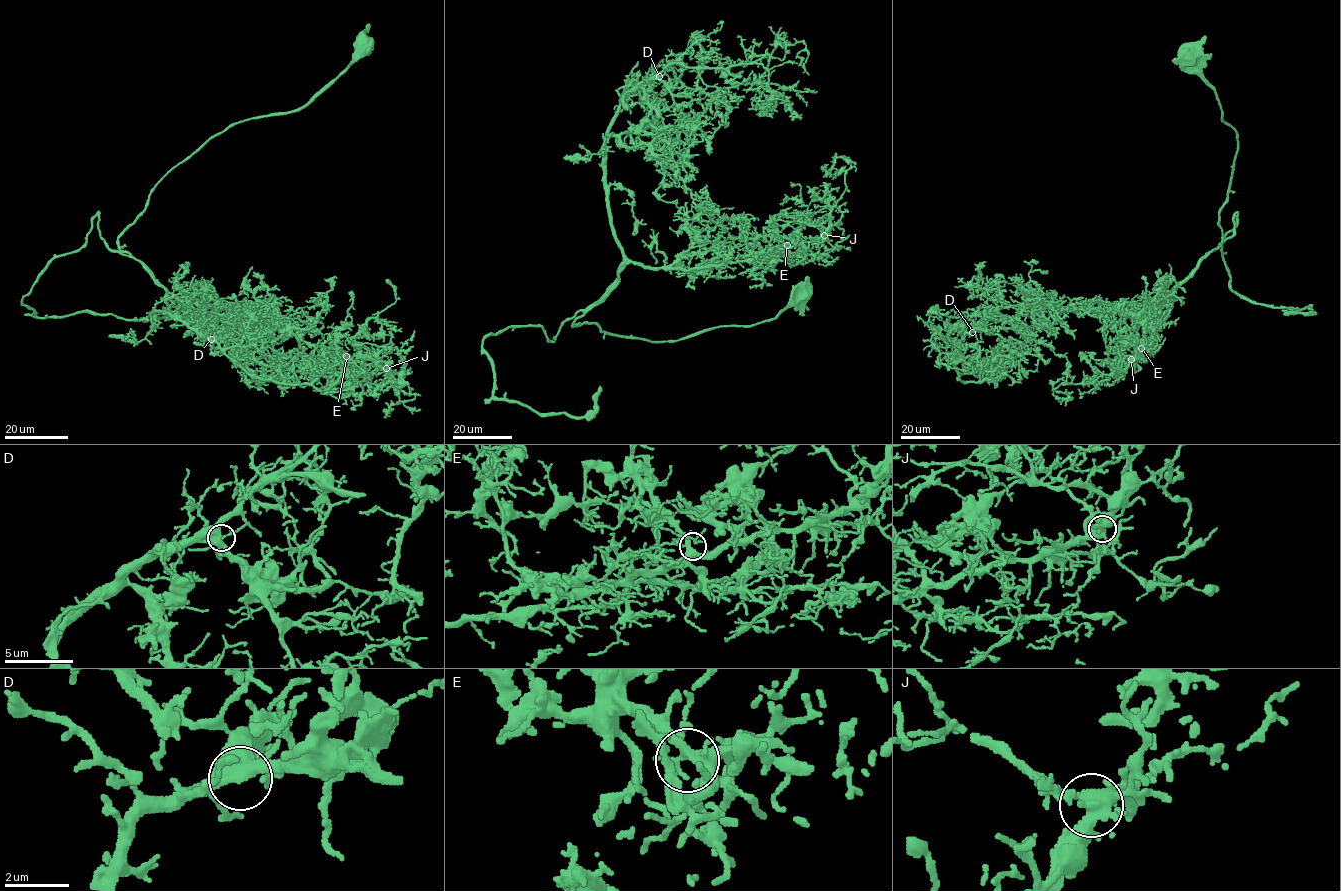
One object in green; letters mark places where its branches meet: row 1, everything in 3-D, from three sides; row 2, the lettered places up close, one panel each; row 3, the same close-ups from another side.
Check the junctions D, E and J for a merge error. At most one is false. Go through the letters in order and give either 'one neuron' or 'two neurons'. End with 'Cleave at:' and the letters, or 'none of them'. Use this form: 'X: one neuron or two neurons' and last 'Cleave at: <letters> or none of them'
D: one neuron
E: one neuron
J: one neuron
Cleave at: none of them

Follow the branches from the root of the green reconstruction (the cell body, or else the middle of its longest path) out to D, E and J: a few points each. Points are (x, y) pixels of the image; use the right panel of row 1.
D: (1187, 51), (1236, 132), (1222, 242), (1156, 309), (998, 306), (972, 332)
E: (1187, 51), (1214, 88), (1237, 151), (1219, 213), (1222, 242), (1175, 289), (1141, 348)
J: (1187, 51), (1236, 132), (1222, 242), (1175, 289), (1155, 337), (1131, 359)

